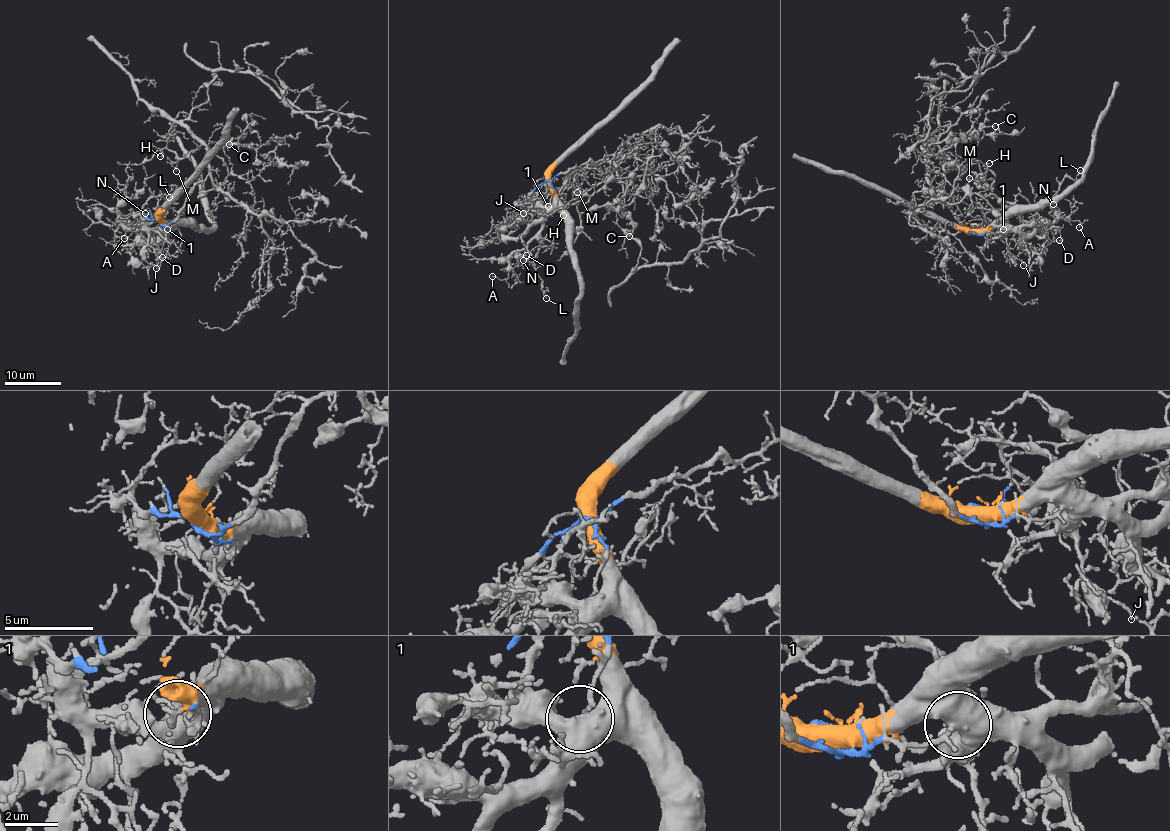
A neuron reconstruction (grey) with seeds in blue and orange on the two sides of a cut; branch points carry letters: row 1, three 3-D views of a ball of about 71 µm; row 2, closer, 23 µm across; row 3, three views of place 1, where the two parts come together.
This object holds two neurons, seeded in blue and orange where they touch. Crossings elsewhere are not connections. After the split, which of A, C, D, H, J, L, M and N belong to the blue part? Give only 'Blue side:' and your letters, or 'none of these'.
Blue side: C, H, M

